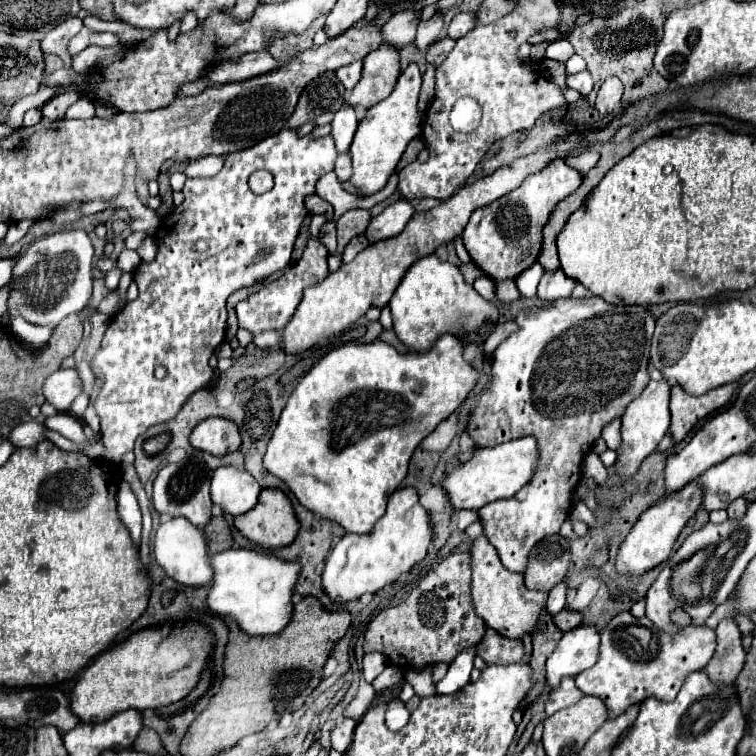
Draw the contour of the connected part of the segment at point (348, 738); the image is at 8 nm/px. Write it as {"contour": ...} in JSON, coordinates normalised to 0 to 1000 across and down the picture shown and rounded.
{"contour":[[[454,951],[451,956],[443,959],[438,967],[438,988],[448,996],[456,996],[467,980],[467,967],[470,967],[470,954],[467,951]]]}

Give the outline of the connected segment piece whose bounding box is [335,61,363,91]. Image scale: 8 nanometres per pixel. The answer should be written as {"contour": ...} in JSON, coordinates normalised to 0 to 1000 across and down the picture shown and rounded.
{"contour":[[[470,81],[470,83],[462,83],[462,86],[451,89],[448,94],[443,94],[446,104],[454,110],[454,115],[456,115],[459,120],[462,120],[462,118],[467,118],[467,112],[475,107],[478,89],[480,89],[480,83],[478,83],[478,81]]]}

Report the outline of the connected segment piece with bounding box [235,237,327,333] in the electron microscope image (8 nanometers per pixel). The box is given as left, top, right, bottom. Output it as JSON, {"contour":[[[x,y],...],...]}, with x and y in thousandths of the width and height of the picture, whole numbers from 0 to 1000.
{"contour":[[[409,313],[403,332],[401,332],[401,340],[382,358],[377,358],[374,366],[351,377],[340,388],[329,390],[324,398],[316,398],[311,403],[316,433],[321,433],[332,440],[351,438],[351,435],[372,438],[380,430],[380,425],[388,419],[388,414],[390,414],[390,409],[401,393],[401,382],[409,377],[425,374],[430,366],[433,366],[433,329],[419,313]]]}

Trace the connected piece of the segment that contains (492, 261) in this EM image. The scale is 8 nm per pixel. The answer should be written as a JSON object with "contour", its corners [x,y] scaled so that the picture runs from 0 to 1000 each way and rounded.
{"contour":[[[734,210],[718,226],[700,231],[689,247],[673,258],[660,261],[644,274],[628,276],[610,311],[623,345],[652,372],[681,369],[710,345],[716,332],[716,303],[724,295],[726,282],[742,263],[755,258],[769,245],[769,237],[771,234],[761,224],[750,221],[745,210]]]}

